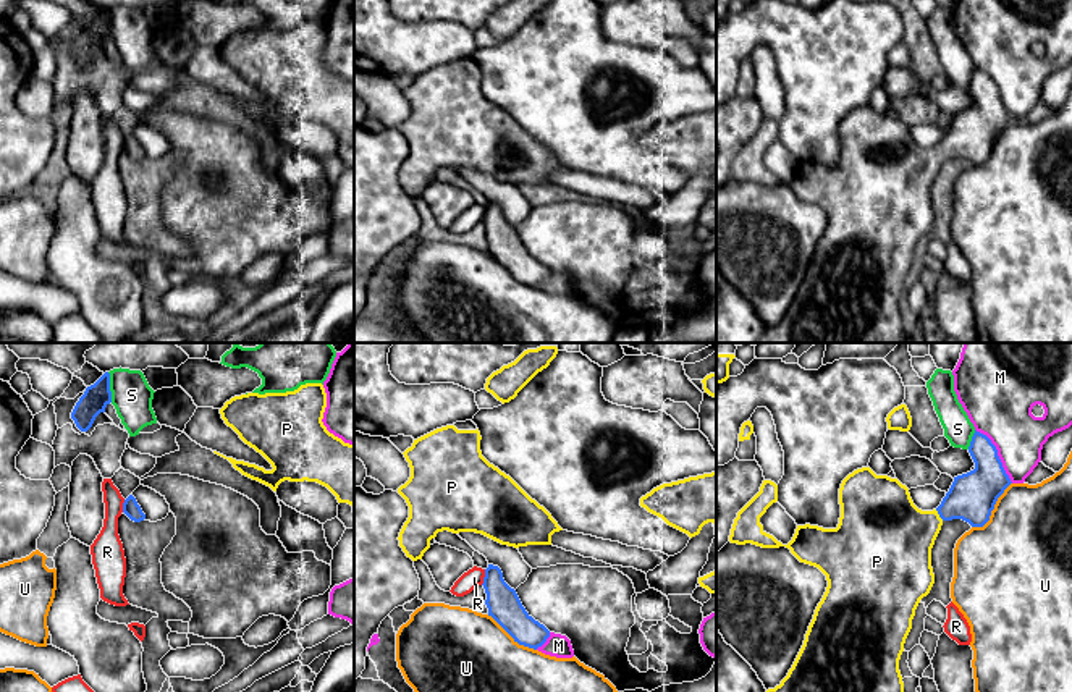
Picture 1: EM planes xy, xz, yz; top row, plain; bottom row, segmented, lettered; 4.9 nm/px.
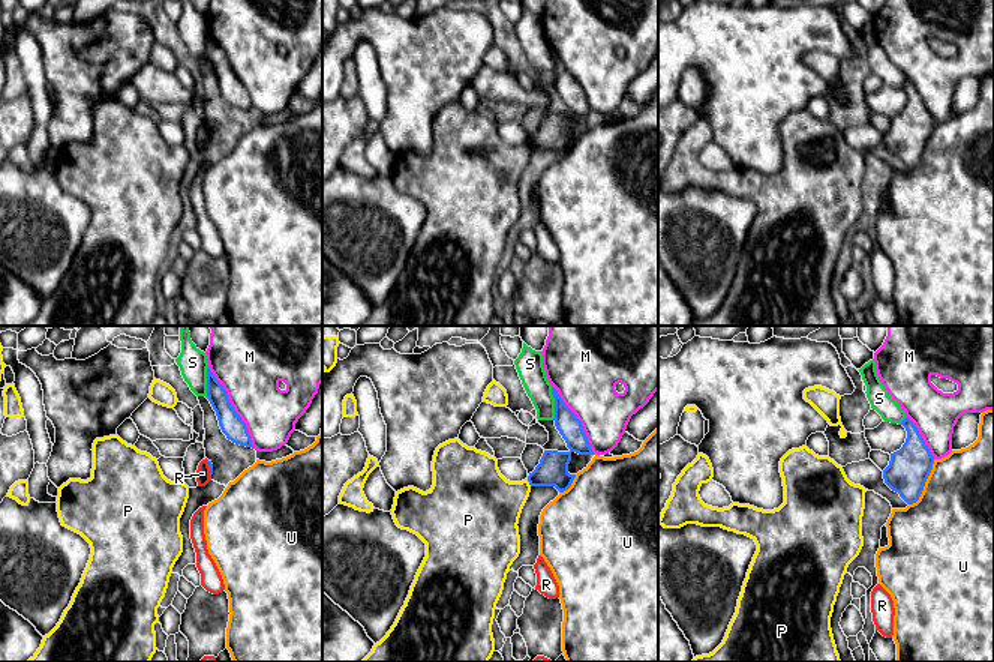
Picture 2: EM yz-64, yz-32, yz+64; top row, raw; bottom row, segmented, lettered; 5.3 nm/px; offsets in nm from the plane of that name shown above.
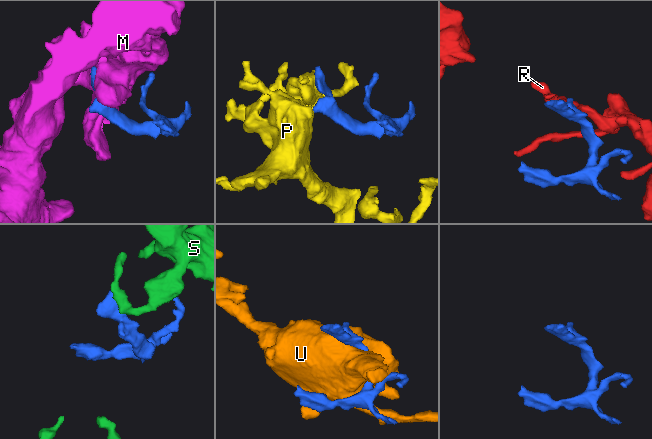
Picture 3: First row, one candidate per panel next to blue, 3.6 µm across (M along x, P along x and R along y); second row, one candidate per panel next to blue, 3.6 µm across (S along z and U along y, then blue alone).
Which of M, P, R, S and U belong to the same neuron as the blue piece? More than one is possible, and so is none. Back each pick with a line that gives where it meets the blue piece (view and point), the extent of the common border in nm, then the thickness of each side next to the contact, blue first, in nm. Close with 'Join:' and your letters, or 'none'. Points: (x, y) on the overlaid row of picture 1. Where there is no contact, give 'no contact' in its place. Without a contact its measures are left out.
P: meets blue in yz at (938, 513); contact 70 nm long; 240 nm thick on the blue side, 380 nm on the other
Join: P

